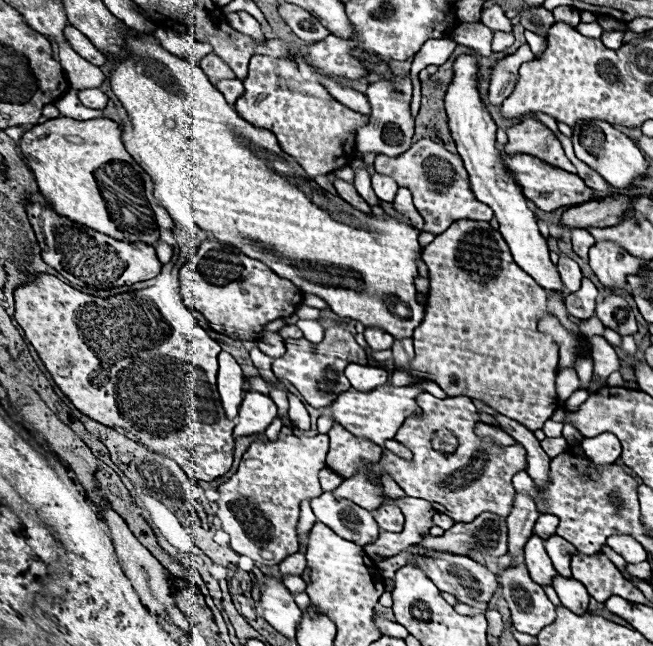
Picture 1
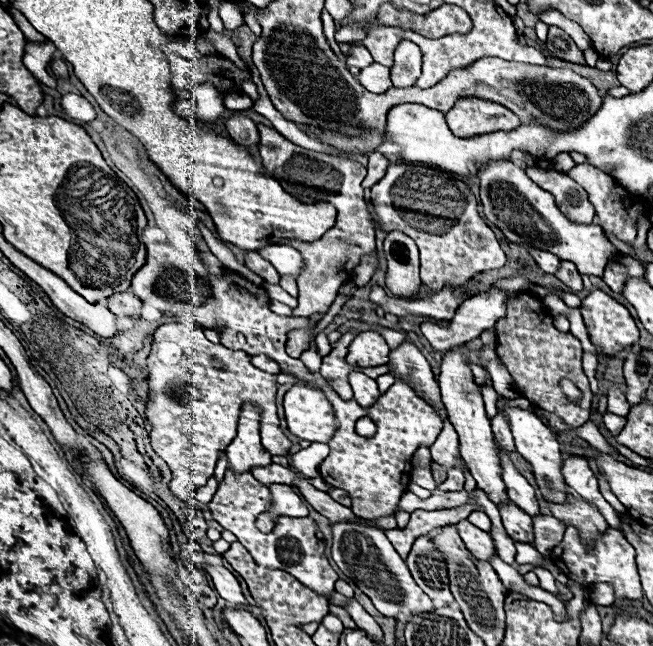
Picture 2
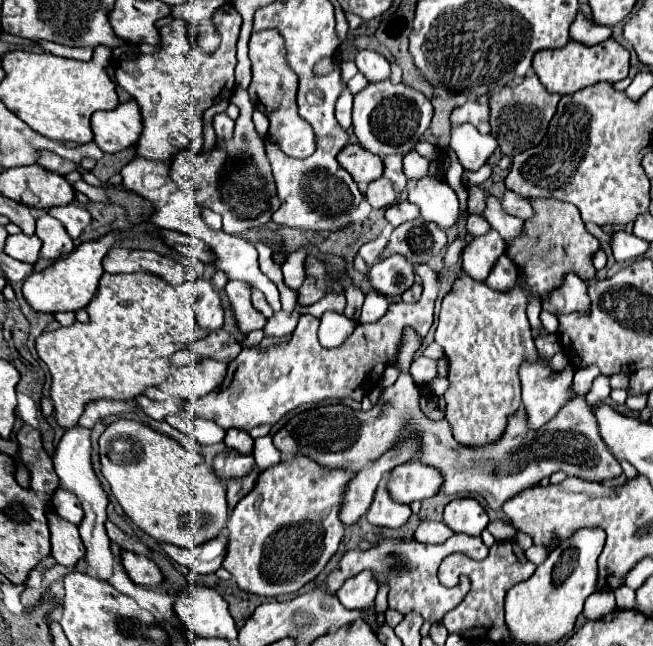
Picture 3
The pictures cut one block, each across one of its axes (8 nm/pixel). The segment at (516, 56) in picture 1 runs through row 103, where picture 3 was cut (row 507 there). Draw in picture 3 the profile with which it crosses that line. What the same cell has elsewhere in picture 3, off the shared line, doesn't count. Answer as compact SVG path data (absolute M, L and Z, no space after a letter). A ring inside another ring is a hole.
M404 328L400 348L392 362L392 366L400 370L400 376L390 388L382 390L378 404L370 412L354 412L352 408L342 404L318 406L300 412L274 434L274 446L282 452L282 456L302 454L318 462L322 468L328 468L328 472L360 472L388 450L398 448L406 438L414 438L420 444L420 454L416 456L416 460L442 472L442 494L480 494L494 512L500 512L504 502L508 502L526 488L538 486L542 478L550 478L558 470L566 472L566 476L596 482L610 480L622 474L618 460L612 456L612 452L606 448L598 434L596 416L592 414L586 404L586 398L582 396L564 404L558 414L538 430L532 430L528 426L526 412L518 410L516 414L508 416L506 430L498 440L484 446L462 446L452 436L448 420L430 420L420 410L420 392L410 376L410 364L420 346L422 336L416 336L416 330L412 328Z

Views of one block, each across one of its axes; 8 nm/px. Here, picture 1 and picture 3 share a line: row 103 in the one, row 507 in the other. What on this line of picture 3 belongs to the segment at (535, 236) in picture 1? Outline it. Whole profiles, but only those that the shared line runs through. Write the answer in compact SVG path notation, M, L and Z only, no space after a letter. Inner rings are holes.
M456 498L444 508L444 524L454 532L480 536L488 524L488 514L474 498Z

